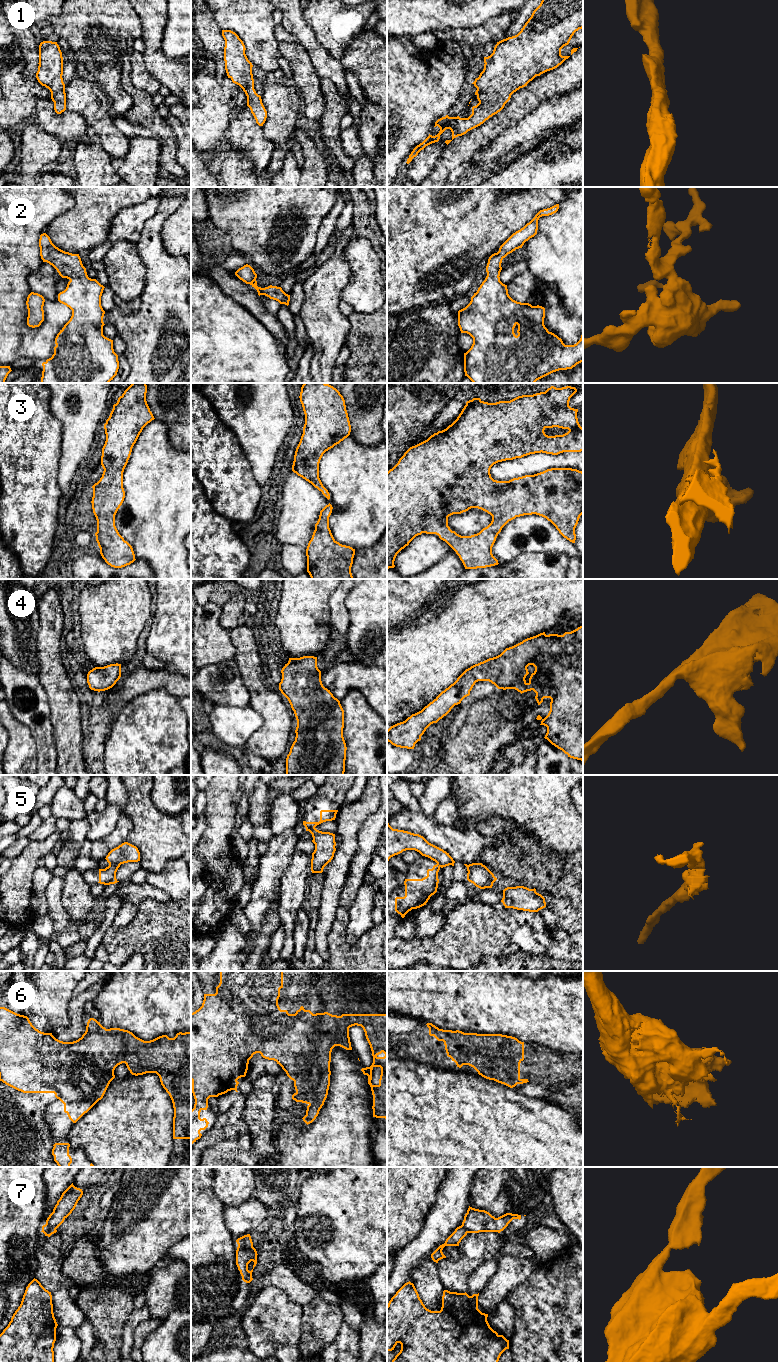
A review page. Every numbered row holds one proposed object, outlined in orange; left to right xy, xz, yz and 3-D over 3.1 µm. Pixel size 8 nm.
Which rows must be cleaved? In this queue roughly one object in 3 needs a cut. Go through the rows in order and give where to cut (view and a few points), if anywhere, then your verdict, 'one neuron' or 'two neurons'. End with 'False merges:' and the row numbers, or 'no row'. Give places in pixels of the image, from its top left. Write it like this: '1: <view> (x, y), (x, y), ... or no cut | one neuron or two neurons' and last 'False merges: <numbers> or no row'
1: no cut | one neuron
2: no cut | one neuron
3: no cut | one neuron
4: no cut | one neuron
5: xy (109, 863), (119, 865) | two neurons
6: no cut | one neuron
7: xz (238, 1245), (252, 1247) | two neurons
False merges: 5, 7

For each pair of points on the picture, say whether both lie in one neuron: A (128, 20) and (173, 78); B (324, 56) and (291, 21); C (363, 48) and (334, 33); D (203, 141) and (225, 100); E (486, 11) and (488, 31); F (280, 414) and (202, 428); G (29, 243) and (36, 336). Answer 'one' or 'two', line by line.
A: two
B: one
C: two
D: one
E: two
F: two
G: one

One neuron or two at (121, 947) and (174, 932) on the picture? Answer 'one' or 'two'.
one

